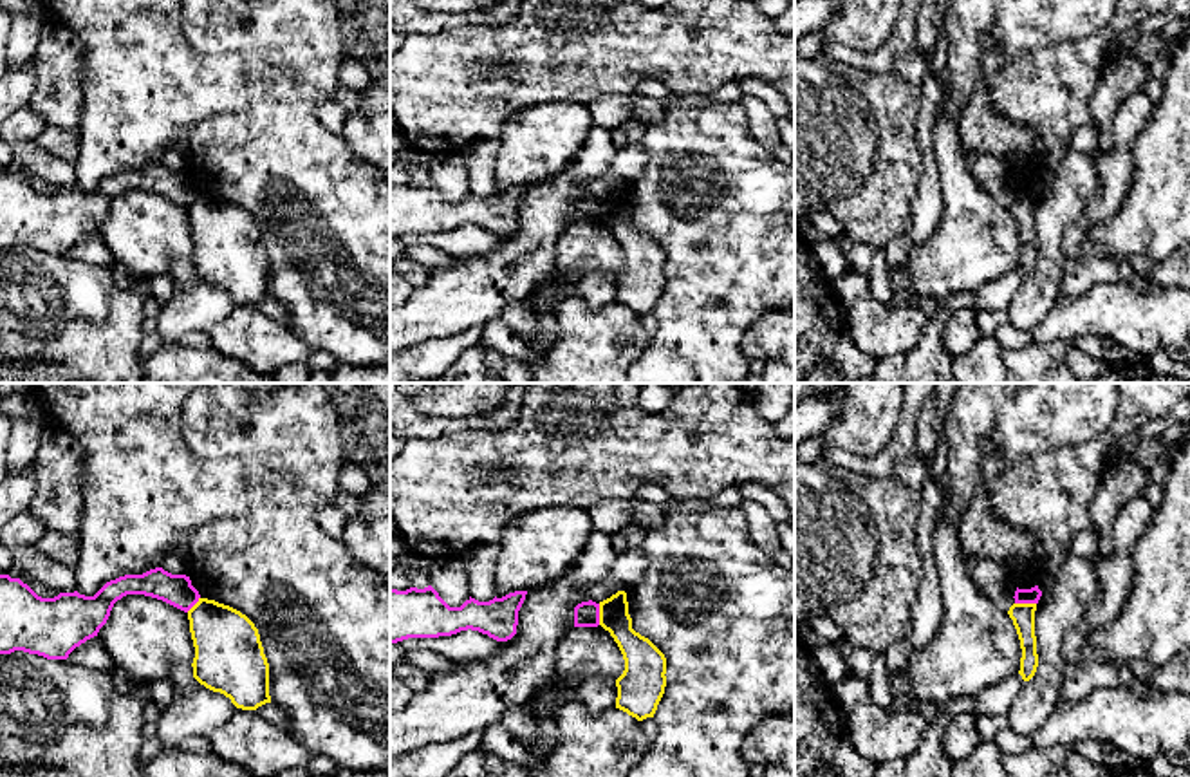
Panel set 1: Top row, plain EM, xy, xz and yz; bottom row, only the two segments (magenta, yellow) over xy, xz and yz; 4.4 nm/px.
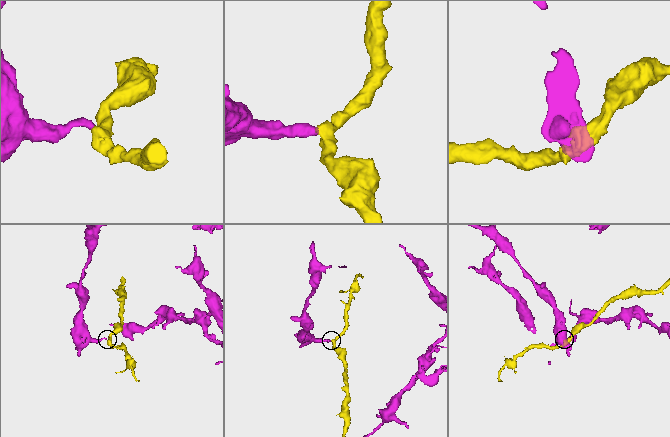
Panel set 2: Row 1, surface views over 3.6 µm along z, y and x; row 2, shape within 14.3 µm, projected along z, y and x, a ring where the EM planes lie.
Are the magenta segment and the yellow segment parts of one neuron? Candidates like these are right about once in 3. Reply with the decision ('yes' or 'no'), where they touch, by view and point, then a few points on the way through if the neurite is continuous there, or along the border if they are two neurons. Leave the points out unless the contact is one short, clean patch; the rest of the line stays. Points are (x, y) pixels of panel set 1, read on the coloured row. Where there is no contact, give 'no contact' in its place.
no; contact xz (598, 615); border xz (598, 604), (600, 624)

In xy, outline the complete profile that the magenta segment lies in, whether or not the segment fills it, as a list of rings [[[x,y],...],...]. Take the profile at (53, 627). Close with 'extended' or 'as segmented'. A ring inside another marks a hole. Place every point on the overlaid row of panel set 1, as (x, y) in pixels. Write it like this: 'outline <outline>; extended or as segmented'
outline [[[163,567],[107,582],[94,596],[60,593],[38,596],[20,578],[0,575],[0,654],[23,651],[47,660],[69,654],[98,636],[117,600],[144,594],[188,613],[200,598],[190,576]]]; as segmented

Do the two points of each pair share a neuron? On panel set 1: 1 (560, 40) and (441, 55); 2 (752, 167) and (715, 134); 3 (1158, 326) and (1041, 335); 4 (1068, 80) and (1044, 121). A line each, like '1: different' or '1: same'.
1: same
2: same
3: same
4: same

